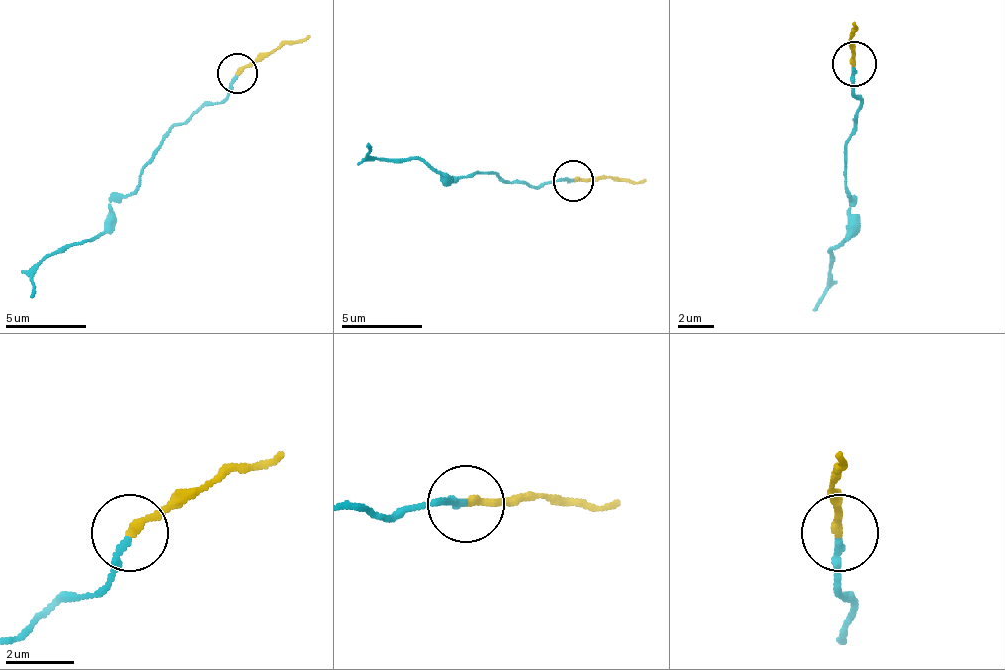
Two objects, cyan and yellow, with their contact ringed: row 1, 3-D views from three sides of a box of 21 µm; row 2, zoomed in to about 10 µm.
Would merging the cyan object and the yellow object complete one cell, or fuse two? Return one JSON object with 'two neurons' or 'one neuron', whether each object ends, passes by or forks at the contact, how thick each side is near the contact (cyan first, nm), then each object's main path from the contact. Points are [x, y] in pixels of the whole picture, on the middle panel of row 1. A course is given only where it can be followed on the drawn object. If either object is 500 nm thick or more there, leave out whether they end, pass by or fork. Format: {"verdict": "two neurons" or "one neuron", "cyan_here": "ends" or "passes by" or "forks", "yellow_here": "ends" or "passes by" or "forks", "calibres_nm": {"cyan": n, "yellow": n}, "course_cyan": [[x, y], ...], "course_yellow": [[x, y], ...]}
{"verdict": "two neurons", "cyan_here": "ends", "yellow_here": "ends", "calibres_nm": {"cyan": 200, "yellow": 240}, "course_cyan": [[574, 180], [554, 184], [510, 184], [497, 172], [441, 176], [421, 159], [373, 159], [369, 143]], "course_yellow": [[574, 180], [647, 180]]}

